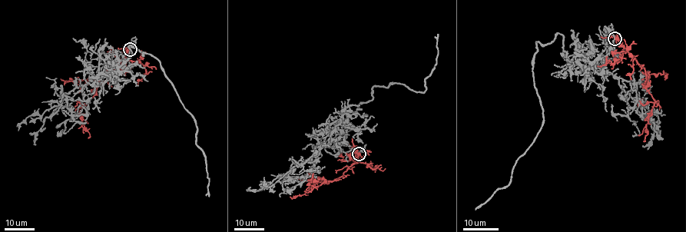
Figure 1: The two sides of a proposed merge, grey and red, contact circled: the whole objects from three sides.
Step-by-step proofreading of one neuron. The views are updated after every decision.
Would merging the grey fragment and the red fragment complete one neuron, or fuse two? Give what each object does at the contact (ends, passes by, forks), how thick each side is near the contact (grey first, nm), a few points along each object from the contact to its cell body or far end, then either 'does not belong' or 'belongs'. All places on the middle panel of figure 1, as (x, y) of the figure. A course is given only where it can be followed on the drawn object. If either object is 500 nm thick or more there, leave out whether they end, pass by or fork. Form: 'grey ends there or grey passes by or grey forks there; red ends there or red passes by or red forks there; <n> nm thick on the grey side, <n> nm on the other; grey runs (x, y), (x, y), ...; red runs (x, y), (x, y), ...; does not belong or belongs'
grey forks there; red forks there; 160 nm thick on the grey side, 320 nm on the other; grey runs (359, 153), (331, 154), (319, 143), (328, 127), (372, 98), (374, 86), (399, 83), (423, 92), (438, 34); red runs (359, 153), (355, 161), (339, 178), (325, 180), (315, 187), (310, 184), (313, 180), (317, 181), (317, 178); does not belong

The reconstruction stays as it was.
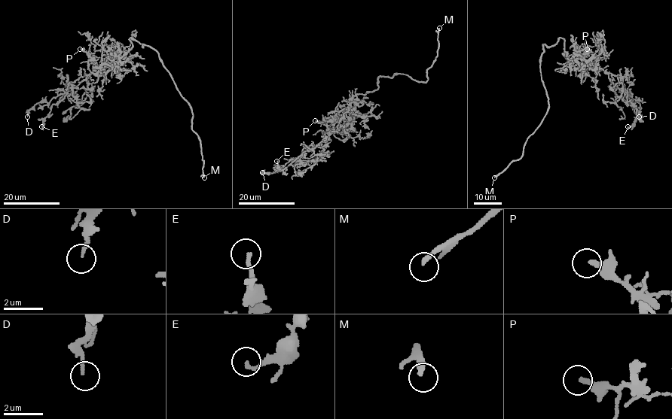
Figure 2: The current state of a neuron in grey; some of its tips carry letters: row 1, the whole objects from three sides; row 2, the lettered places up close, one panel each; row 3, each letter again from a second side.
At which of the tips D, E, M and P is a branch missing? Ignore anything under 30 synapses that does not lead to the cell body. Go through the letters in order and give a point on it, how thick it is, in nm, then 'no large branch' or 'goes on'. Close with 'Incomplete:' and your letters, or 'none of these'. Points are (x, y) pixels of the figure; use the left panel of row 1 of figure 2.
D: at (27, 116); 130 nm thick; no large branch
E: at (41, 126); 200 nm thick; no large branch
M: at (204, 177); 240 nm thick; goes on
P: at (80, 49); 240 nm thick; no large branch
Incomplete: M

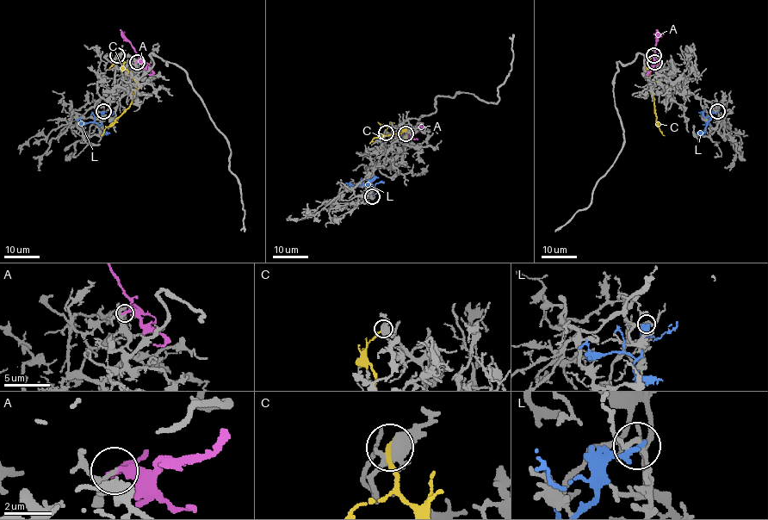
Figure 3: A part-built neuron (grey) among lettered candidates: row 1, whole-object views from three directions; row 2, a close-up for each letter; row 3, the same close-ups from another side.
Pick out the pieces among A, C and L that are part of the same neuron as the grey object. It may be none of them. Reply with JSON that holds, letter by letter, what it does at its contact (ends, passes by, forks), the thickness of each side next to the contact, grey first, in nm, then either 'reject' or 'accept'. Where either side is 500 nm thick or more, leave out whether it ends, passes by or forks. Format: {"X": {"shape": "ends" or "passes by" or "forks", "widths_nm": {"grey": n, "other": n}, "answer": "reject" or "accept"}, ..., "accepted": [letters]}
{"A": {"shape": "passes by", "widths_nm": {"grey": 160, "other": 240}, "answer": "accept"}, "C": {"shape": "ends", "widths_nm": {"grey": 440, "other": 220}, "answer": "reject"}, "L": {"shape": "ends", "widths_nm": {"grey": 130, "other": 280}, "answer": "reject"}, "accepted": ["A"]}

